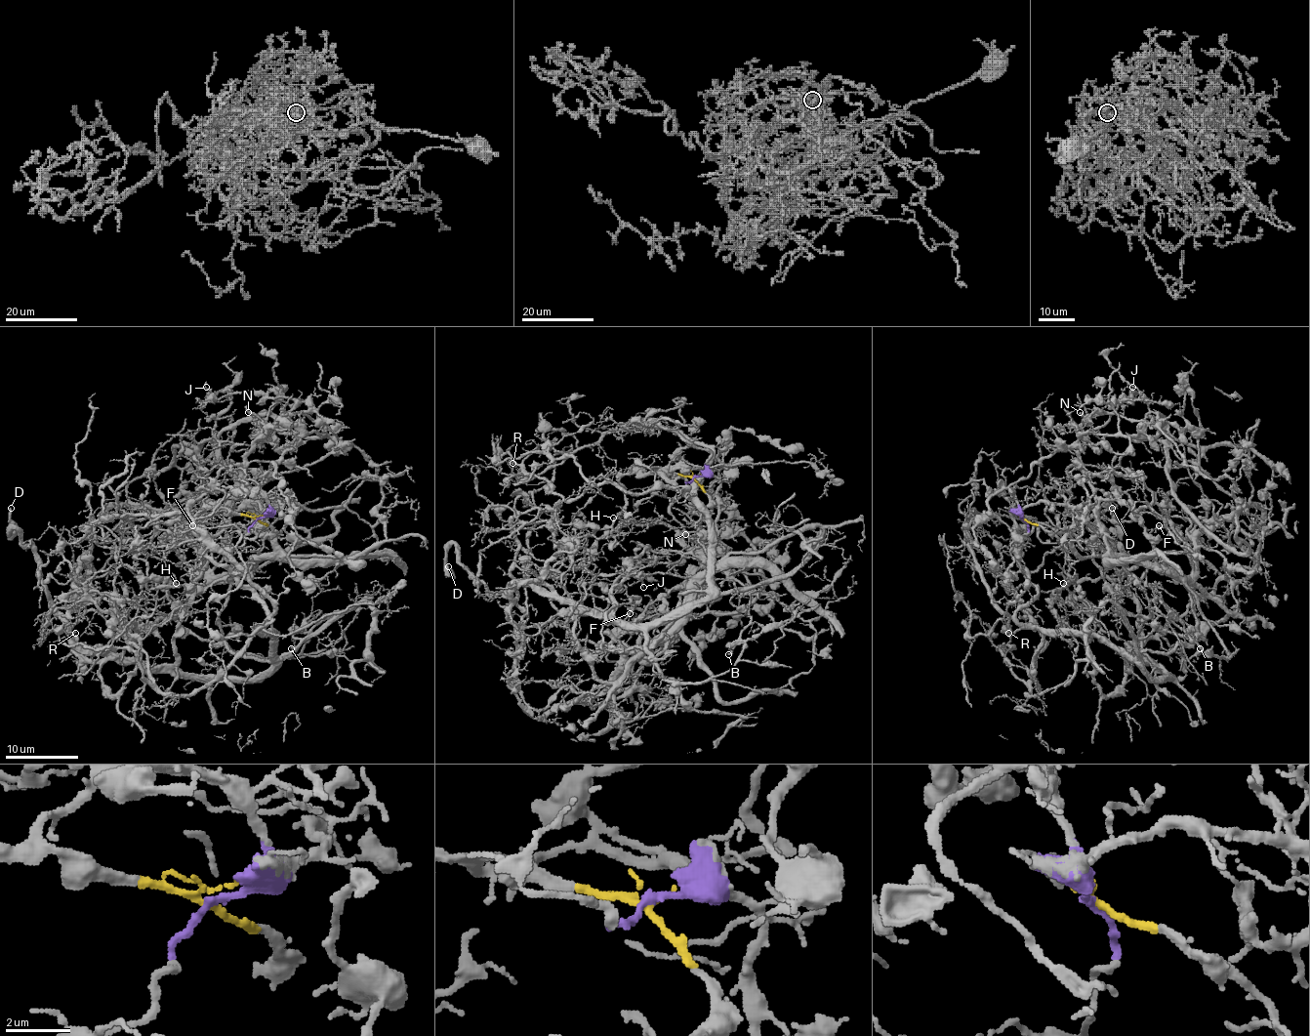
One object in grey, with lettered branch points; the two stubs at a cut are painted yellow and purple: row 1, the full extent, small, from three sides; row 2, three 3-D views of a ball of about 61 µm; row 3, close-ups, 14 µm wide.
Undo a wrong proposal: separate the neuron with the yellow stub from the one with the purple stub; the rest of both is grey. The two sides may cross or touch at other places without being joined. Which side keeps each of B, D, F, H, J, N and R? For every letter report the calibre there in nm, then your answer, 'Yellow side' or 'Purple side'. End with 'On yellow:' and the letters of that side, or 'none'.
B: Thickness 140 nm. Yellow side
D: Thickness 280 nm. Yellow side
F: Thickness 90 nm. Yellow side
H: Thickness 110 nm. Yellow side
J: Thickness 80 nm. Purple side
N: Thickness 160 nm. Purple side
R: Thickness 140 nm. Yellow side
On yellow: B, D, F, H, R

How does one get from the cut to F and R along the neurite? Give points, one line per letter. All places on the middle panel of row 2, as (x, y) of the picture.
F: (695, 478), (633, 468), (686, 491), (705, 471), (708, 589), (686, 591), (645, 649), (601, 649), (629, 612)
R: (695, 478), (633, 468), (686, 491), (705, 471), (691, 497), (638, 493), (570, 456), (497, 464), (513, 464)

